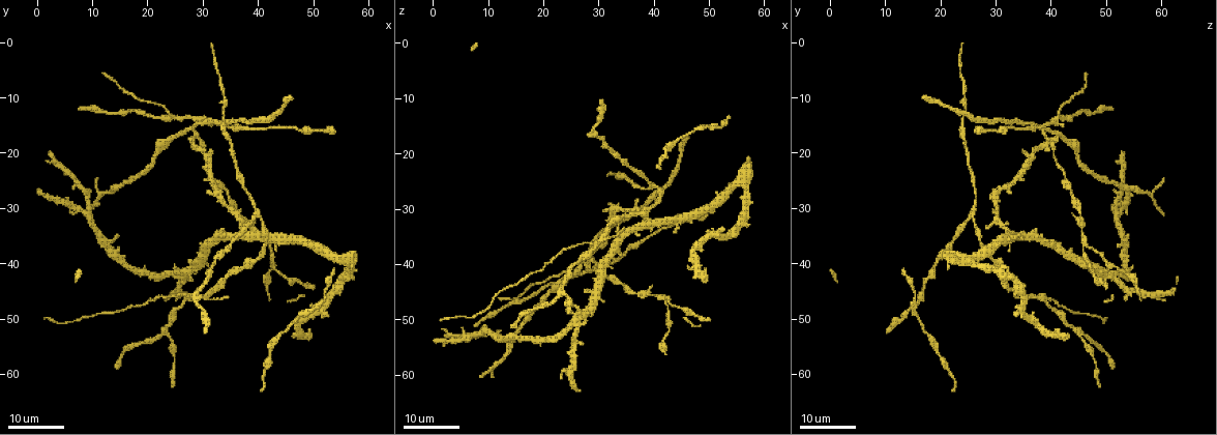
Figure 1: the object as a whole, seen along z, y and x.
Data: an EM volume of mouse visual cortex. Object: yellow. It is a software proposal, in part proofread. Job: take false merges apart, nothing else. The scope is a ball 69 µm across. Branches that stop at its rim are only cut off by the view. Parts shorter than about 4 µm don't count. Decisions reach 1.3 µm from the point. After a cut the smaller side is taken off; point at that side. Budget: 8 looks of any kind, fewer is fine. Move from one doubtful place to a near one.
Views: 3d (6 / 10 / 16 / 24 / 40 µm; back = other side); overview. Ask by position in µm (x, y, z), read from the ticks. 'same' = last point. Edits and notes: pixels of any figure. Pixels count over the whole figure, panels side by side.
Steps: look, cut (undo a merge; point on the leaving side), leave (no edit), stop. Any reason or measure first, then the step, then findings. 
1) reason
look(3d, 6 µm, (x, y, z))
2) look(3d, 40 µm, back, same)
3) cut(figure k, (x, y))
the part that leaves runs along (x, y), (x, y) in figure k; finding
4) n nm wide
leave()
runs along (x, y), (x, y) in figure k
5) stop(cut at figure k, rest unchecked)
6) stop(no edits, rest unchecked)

three arms meet
look(3d, 16 µm, (29.0, 45.5, 36.5))

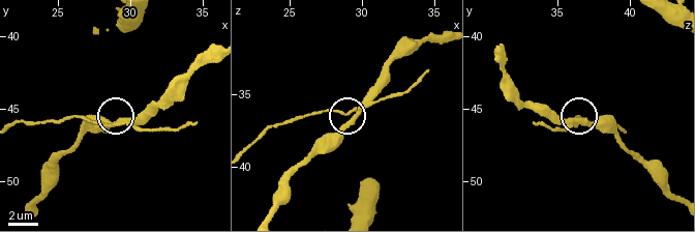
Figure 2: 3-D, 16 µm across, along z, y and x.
look(3d, 6 µm, (29.4, 46.0, 36.8))

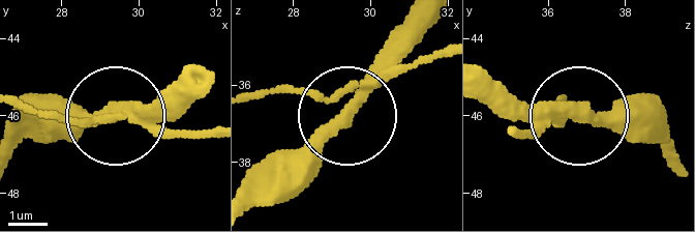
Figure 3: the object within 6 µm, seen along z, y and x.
side arm 28 µm
cut(figure 3, (188, 136))
the part that leaves runs along (133, 123), (18, 107) in figure 3; a second neuron is stuck on

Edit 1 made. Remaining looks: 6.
look(3d, 16 µm, (39.0, 40.0, 29.5))

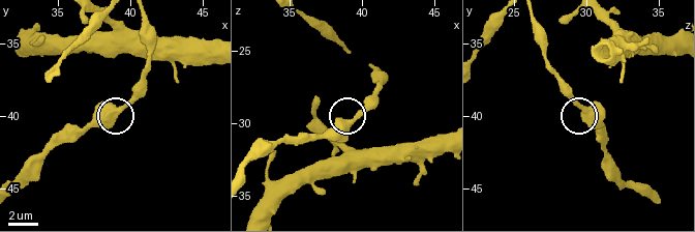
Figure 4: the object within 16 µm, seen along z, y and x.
look(3d, 10 µm, (39.0, 39.8, 30.0))

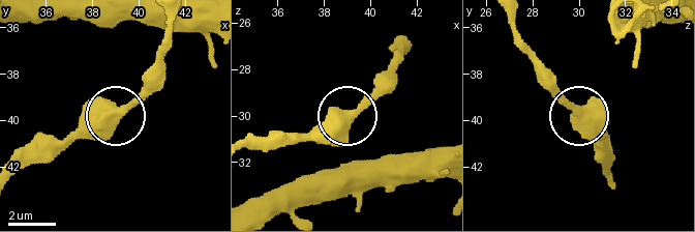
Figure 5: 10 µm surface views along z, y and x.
540 nm wide
leave()
all the same neuron

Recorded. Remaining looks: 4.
redraw
look(overview)

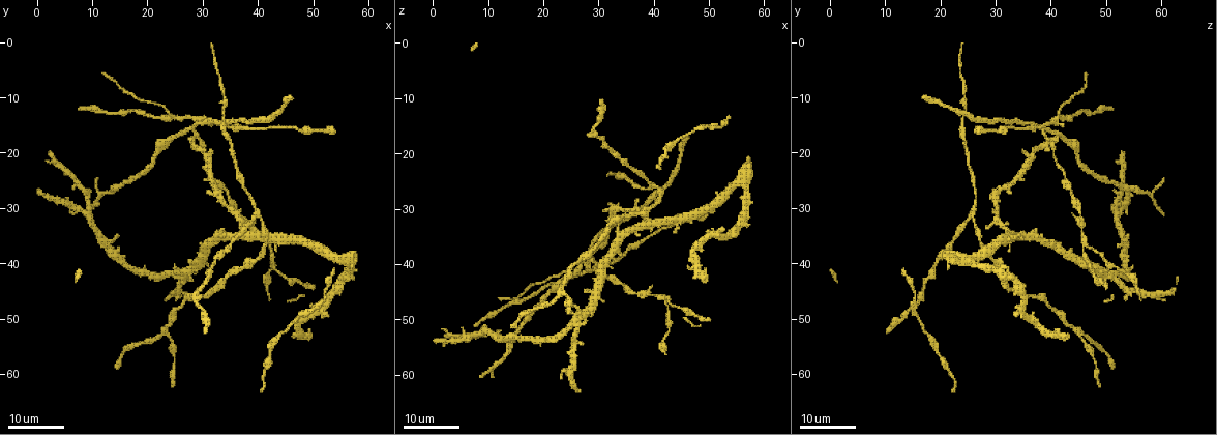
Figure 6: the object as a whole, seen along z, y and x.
side arm on a straight run
look(3d, 16 µm, (29.0, 16.5, 39.0))

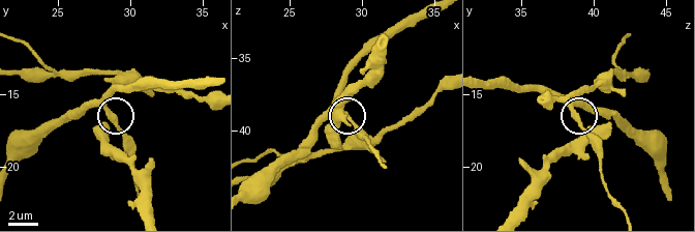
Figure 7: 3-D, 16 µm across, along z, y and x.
look(3d, 6 µm, (29.0, 17.0, 39.2))

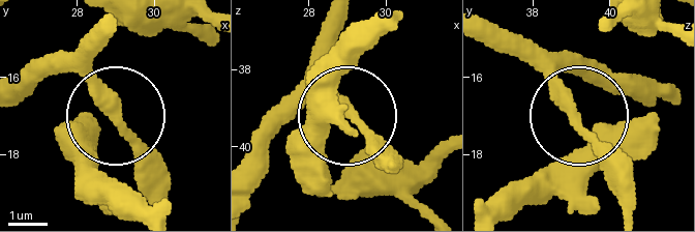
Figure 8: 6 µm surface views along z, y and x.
3 arms
leave()
all the same neuron

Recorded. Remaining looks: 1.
stop(cut at figure 3, rest unchecked)

